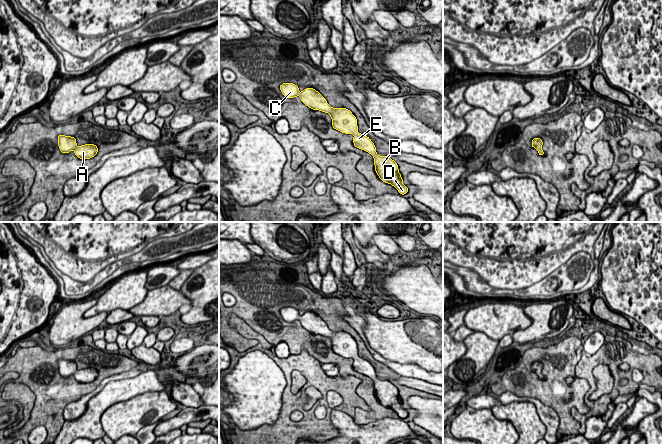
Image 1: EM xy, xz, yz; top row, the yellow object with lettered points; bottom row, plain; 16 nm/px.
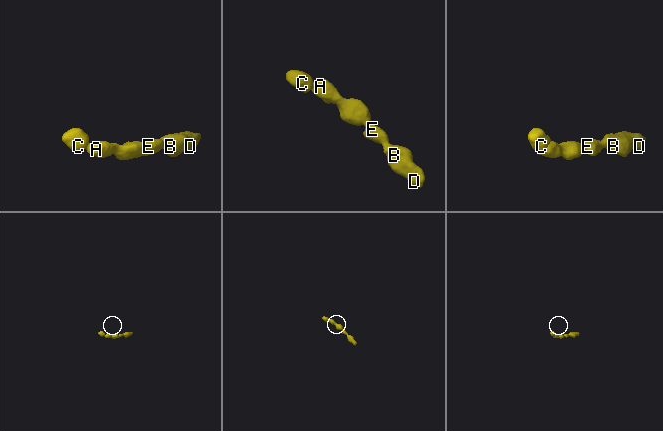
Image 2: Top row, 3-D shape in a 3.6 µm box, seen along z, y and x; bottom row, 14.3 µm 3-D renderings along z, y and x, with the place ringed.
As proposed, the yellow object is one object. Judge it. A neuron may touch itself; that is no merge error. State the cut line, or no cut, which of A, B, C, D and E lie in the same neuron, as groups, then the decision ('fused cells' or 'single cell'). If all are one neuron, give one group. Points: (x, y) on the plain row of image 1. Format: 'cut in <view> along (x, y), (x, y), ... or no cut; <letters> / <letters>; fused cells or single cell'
no cut; A B C D E; single cell

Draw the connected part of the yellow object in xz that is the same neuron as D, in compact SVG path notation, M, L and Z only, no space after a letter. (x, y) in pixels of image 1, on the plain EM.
M283 307L280 309L280 314L286 322L299 320L301 325L309 332L328 337L334 353L345 358L352 358L354 370L373 380L375 395L383 406L394 410L402 419L408 416L408 412L403 408L397 387L390 381L377 378L376 371L371 363L358 356L357 343L350 334L331 331L326 323L313 312L306 312L300 316L297 309Z

